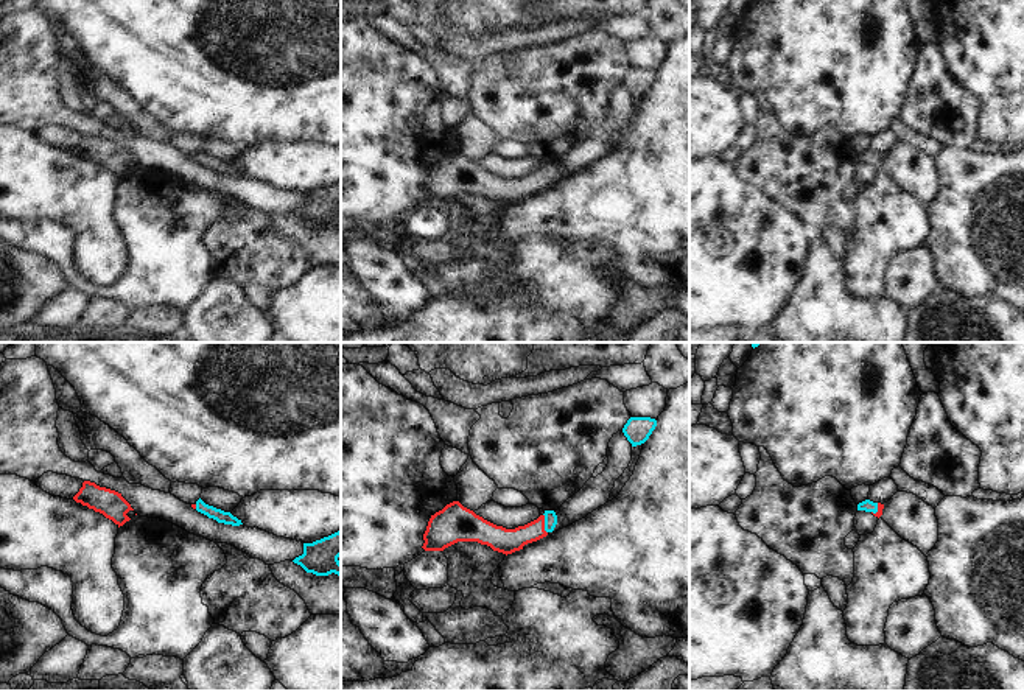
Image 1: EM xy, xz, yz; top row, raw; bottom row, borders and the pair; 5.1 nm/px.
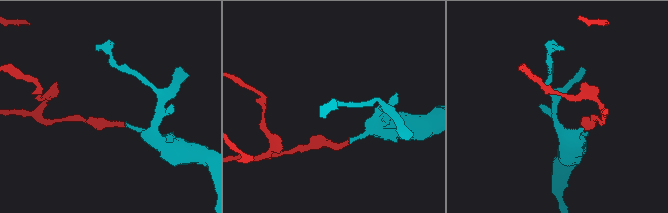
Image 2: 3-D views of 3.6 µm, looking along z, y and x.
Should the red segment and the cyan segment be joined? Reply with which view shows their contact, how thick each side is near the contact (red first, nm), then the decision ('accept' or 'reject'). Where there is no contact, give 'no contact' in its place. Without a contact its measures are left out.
xz | 130/60 nm | accept

